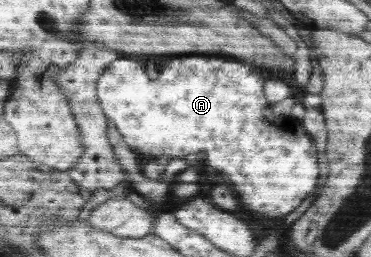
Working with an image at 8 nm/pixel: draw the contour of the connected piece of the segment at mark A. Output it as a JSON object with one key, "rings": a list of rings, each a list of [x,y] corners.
{"rings":[[[121,55],[115,61],[112,61],[97,78],[97,100],[101,105],[101,110],[105,114],[108,122],[113,122],[113,126],[119,131],[125,140],[125,144],[135,152],[144,155],[167,155],[167,157],[185,157],[189,153],[195,151],[207,151],[207,161],[211,165],[211,169],[221,169],[223,173],[227,173],[227,181],[231,181],[231,189],[235,189],[235,195],[239,197],[239,201],[243,203],[243,207],[249,213],[265,213],[267,217],[283,218],[301,205],[301,201],[315,189],[317,183],[317,175],[319,175],[319,157],[317,157],[317,149],[315,149],[315,140],[302,127],[300,121],[295,121],[291,117],[280,117],[273,114],[271,103],[265,99],[263,95],[263,77],[261,77],[261,69],[257,65],[251,63],[241,63],[241,61],[233,61],[233,57],[224,57],[223,55],[191,55],[191,57],[175,57],[165,61],[163,69],[159,73],[159,77],[155,81],[151,81],[145,74],[145,66],[141,62],[130,59],[127,55]]]}

